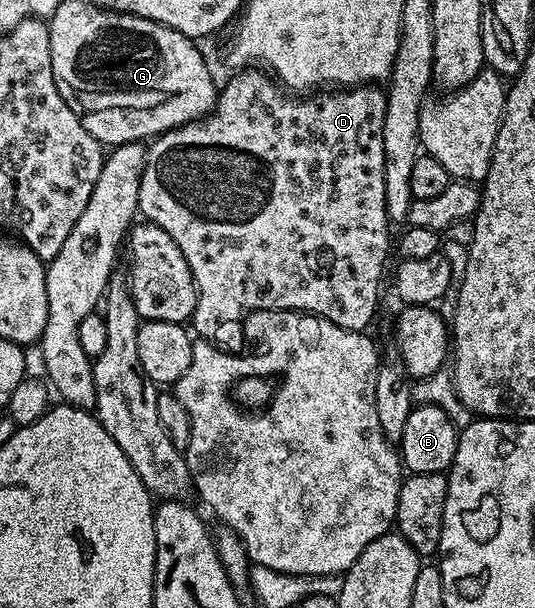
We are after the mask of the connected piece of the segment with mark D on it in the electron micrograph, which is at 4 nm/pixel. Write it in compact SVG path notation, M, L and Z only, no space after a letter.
M243 69L235 73L235 76L224 87L222 84L215 100L215 110L207 118L200 119L194 123L187 123L183 127L174 127L172 131L165 131L147 147L147 164L141 177L139 215L146 222L156 223L158 227L165 229L165 233L169 233L169 237L173 237L173 241L177 241L177 249L181 249L181 253L185 253L185 261L189 261L189 269L193 273L195 292L197 293L193 316L193 324L195 323L193 331L196 336L202 337L207 341L214 340L216 338L214 335L219 331L219 323L236 322L235 324L238 324L244 318L245 313L253 311L302 311L309 315L319 315L323 319L333 321L333 325L341 325L350 331L366 332L368 330L367 326L370 325L371 318L374 317L375 310L379 307L379 282L383 279L383 266L387 263L387 250L390 247L392 250L393 247L393 231L391 235L393 227L388 220L387 210L385 209L385 145L383 144L383 130L385 129L386 108L387 96L375 85L360 85L350 89L331 89L326 93L307 93L300 97L298 94L280 86L266 70Z

